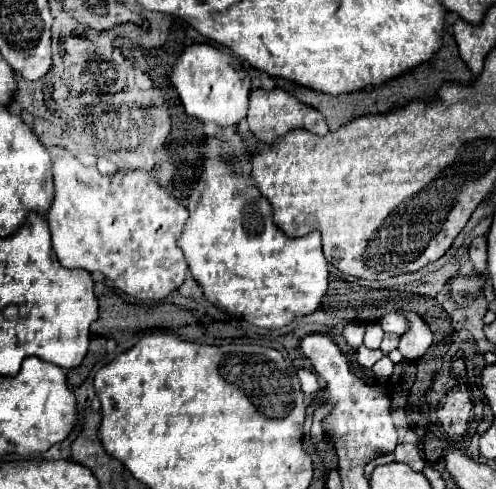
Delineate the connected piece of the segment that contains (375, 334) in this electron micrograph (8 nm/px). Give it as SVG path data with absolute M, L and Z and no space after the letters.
M369 324L365 332L365 346L379 346L383 338L383 330L379 324Z

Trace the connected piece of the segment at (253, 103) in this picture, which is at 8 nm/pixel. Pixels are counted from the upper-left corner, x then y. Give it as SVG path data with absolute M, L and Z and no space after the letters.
M273 88L273 90L253 90L249 96L249 114L247 114L247 122L251 132L255 134L257 140L261 142L273 142L275 138L279 138L281 134L287 134L295 128L305 128L317 136L325 136L329 132L323 116L315 110L315 108L307 108L303 106L299 100L295 100L293 94L281 90L281 88Z

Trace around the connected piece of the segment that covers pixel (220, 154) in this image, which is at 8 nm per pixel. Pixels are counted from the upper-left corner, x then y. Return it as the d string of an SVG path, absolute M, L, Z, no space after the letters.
M221 128L217 138L207 138L207 160L203 166L203 194L199 206L189 214L185 230L179 238L179 248L185 252L193 278L201 284L205 298L227 310L229 314L249 320L259 328L283 328L295 318L315 312L329 284L329 264L321 250L321 234L309 234L303 238L287 238L273 224L273 210L269 202L259 194L253 184L249 156L245 154L243 138L235 128Z

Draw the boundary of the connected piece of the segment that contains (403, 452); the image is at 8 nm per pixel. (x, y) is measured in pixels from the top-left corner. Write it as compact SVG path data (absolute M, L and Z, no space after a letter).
M399 444L395 448L393 456L395 456L395 462L407 464L415 472L423 472L423 468L425 468L425 460L423 460L423 454L419 454L419 446L417 444Z

